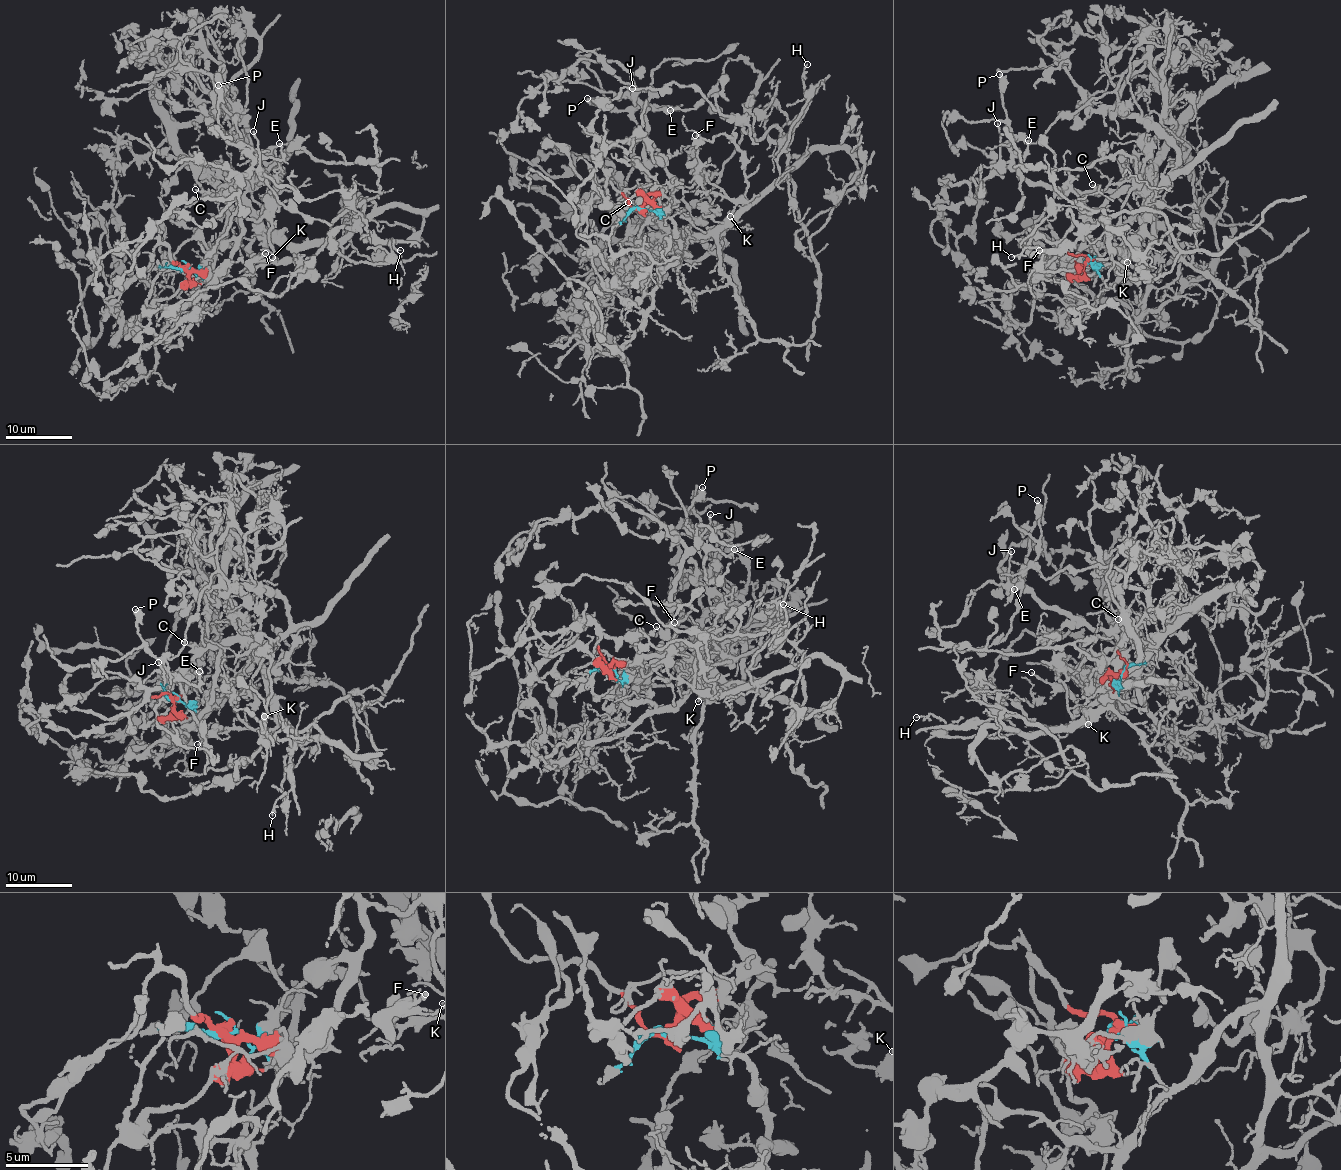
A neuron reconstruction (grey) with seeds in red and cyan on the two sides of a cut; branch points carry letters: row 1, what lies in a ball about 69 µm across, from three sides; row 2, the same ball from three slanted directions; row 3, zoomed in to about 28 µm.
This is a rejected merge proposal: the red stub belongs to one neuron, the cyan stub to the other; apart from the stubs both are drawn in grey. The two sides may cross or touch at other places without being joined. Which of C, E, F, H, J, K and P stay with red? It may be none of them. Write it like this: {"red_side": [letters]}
{"red_side": ["C", "E", "J", "P"]}

